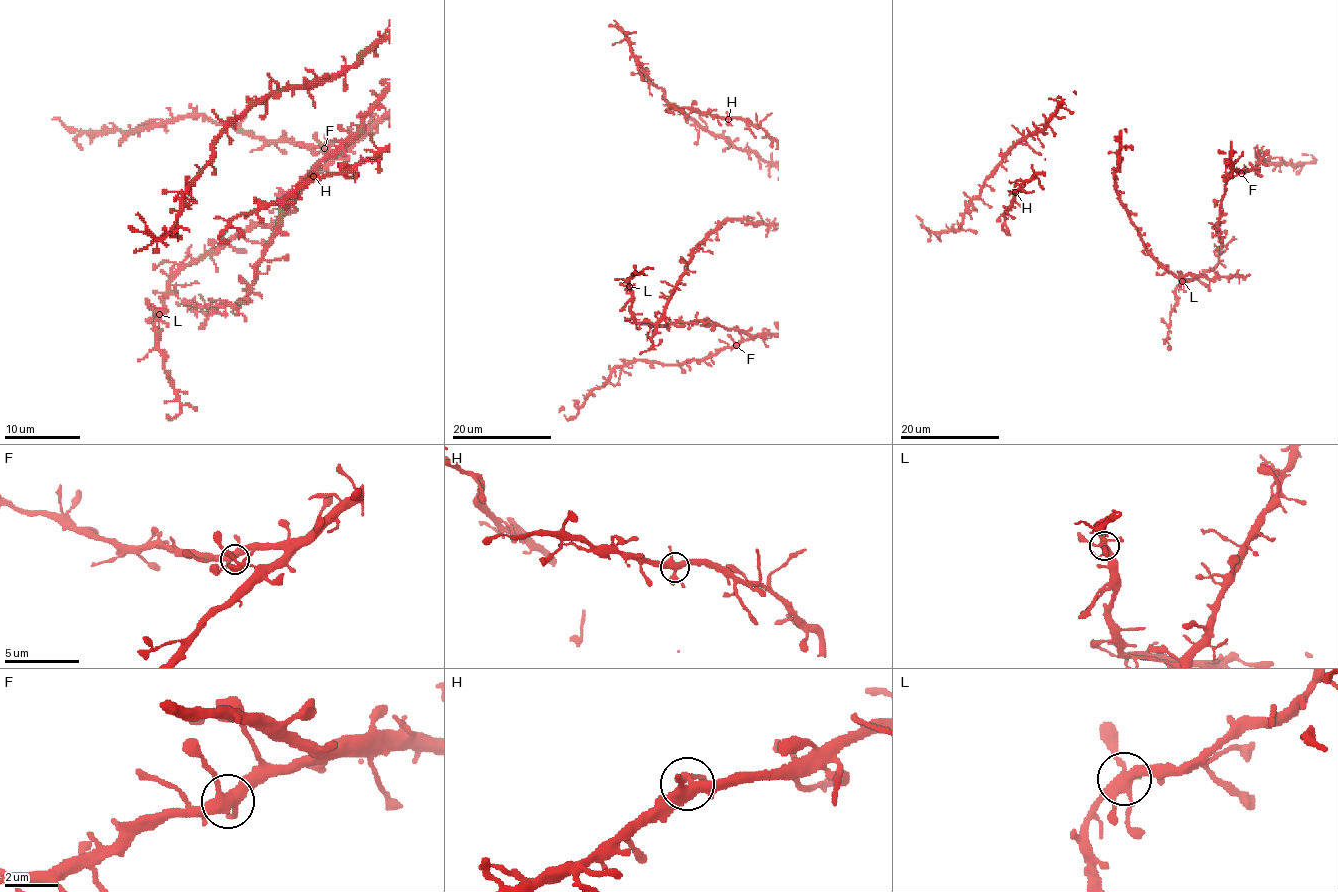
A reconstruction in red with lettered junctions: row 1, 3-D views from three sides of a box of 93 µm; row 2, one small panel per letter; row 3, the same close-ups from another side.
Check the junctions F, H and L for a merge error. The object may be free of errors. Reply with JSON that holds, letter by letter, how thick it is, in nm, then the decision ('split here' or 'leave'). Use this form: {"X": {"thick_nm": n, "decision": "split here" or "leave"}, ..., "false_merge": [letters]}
{"F": {"thick_nm": 400, "decision": "leave"}, "H": {"thick_nm": 400, "decision": "leave"}, "L": {"thick_nm": 380, "decision": "leave"}, "false_merge": []}

